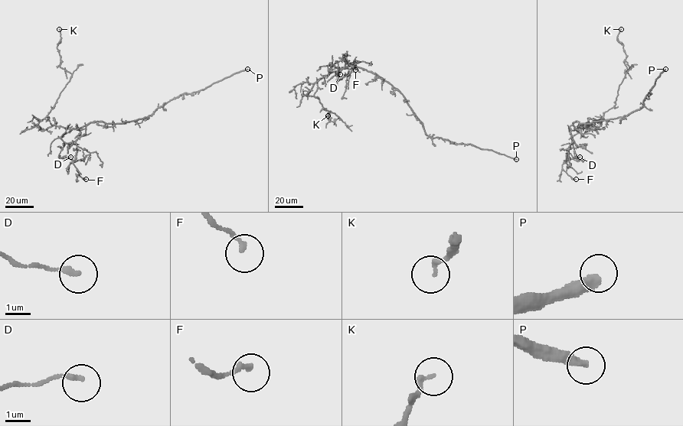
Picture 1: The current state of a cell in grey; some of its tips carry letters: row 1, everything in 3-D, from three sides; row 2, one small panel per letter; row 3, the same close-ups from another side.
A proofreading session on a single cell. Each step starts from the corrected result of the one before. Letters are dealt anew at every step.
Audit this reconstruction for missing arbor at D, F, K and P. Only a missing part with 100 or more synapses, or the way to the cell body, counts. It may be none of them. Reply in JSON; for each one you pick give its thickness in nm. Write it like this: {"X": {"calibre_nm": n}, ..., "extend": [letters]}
{"P": {"calibre_nm": 400}, "extend": ["P"]}

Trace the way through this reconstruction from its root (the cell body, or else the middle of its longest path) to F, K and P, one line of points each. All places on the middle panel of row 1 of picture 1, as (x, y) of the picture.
F: (364, 69), (355, 63), (344, 67), (347, 63), (342, 59), (343, 56), (355, 69)
K: (364, 69), (340, 68), (314, 83), (307, 94), (341, 119), (330, 121), (330, 111), (328, 115)
P: (364, 69), (377, 74), (402, 95), (427, 135), (491, 149), (516, 159)

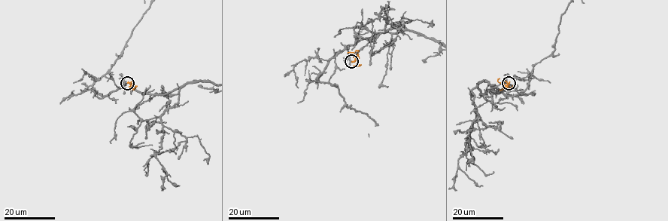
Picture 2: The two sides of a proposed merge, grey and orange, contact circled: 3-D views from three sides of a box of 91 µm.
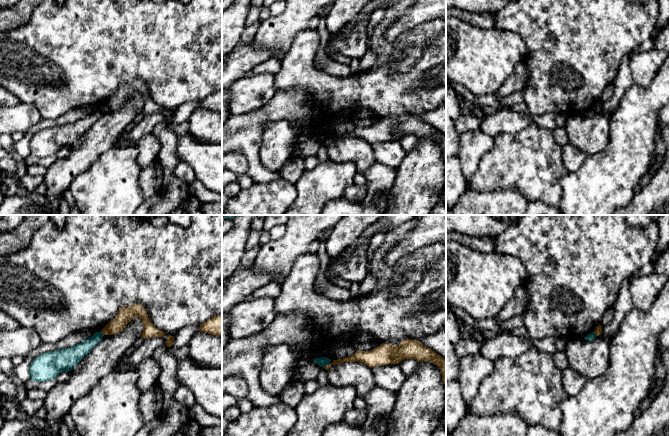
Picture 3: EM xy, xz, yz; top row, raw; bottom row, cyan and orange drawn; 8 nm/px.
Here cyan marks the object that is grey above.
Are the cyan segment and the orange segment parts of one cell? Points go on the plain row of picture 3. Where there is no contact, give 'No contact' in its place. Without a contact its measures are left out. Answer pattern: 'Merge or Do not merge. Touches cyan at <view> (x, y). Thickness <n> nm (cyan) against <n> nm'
Do not merge. Touches cyan at yz (594, 109). Thickness 60 nm (cyan) against 60 nm

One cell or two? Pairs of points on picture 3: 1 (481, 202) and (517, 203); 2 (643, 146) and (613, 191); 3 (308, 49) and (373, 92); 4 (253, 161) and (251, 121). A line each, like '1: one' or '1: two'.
1: one
2: one
3: one
4: one

